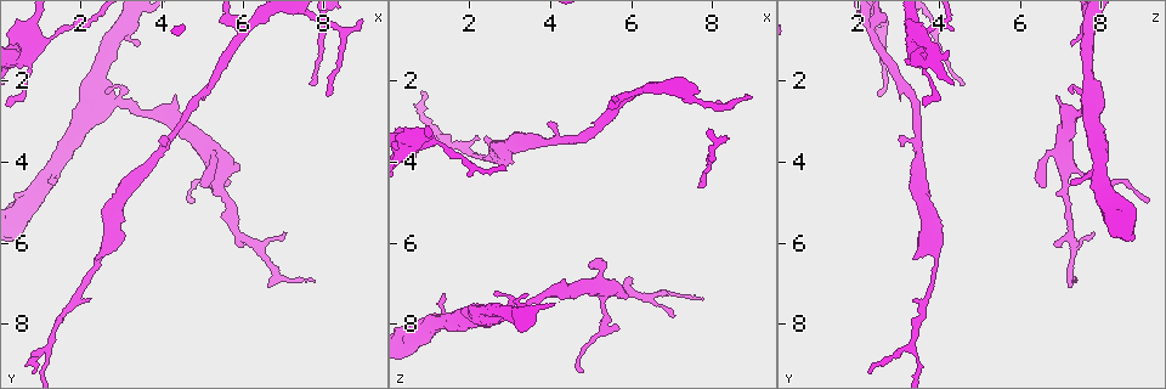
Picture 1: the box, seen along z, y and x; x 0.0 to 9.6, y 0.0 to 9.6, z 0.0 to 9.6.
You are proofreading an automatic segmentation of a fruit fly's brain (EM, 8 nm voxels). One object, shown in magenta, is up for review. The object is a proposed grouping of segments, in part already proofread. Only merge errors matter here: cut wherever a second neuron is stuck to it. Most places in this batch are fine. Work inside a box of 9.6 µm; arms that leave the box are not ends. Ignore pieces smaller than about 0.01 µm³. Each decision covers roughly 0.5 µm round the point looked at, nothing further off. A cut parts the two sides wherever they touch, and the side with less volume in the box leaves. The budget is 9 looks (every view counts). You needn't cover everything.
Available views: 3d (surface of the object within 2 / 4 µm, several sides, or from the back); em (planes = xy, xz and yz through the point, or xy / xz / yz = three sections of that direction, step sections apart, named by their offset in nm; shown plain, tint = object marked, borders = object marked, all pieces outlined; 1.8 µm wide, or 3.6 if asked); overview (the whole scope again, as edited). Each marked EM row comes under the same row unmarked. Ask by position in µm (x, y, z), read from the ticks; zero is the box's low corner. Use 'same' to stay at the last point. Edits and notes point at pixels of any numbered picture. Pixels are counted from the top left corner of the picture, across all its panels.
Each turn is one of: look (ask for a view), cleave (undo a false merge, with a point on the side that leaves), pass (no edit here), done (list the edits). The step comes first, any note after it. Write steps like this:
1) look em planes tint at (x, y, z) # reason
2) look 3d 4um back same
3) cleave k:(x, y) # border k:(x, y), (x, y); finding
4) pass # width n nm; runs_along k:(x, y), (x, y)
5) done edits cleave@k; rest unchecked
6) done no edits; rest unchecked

look em planes borders at (0.75, 0.90, 3.35) # abrupt turn

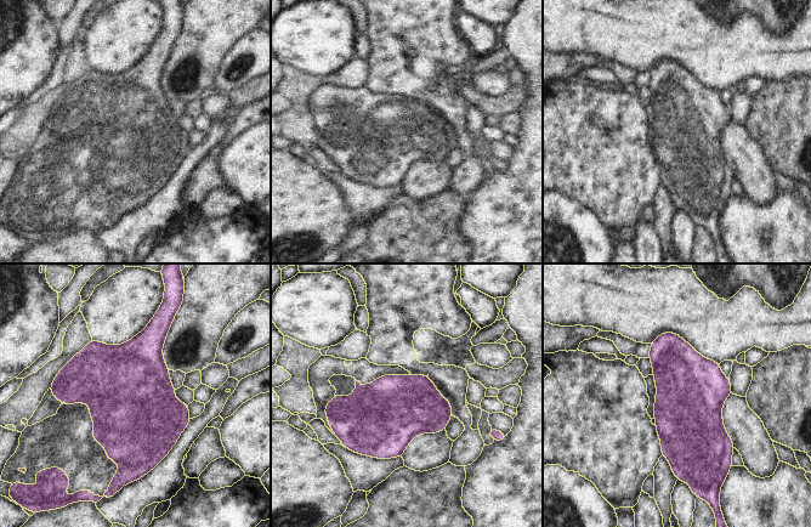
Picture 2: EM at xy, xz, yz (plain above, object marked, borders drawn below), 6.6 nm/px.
pass # one neuron here

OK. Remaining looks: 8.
look 3d 4um at (1.30, 4.25, 7.90) # a fork

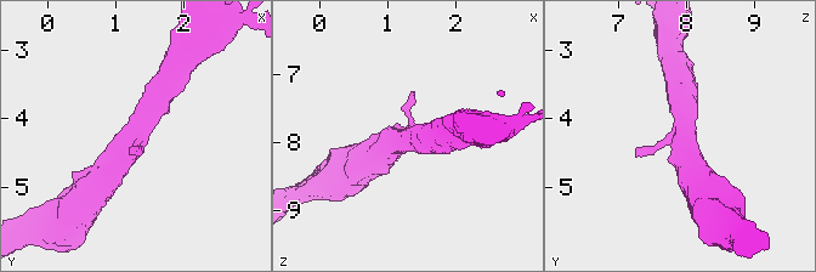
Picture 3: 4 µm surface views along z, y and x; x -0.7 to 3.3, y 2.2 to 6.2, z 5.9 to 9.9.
look em xy step 8 borders at (1.25, 4.25, 7.95) # shape alone is not enough

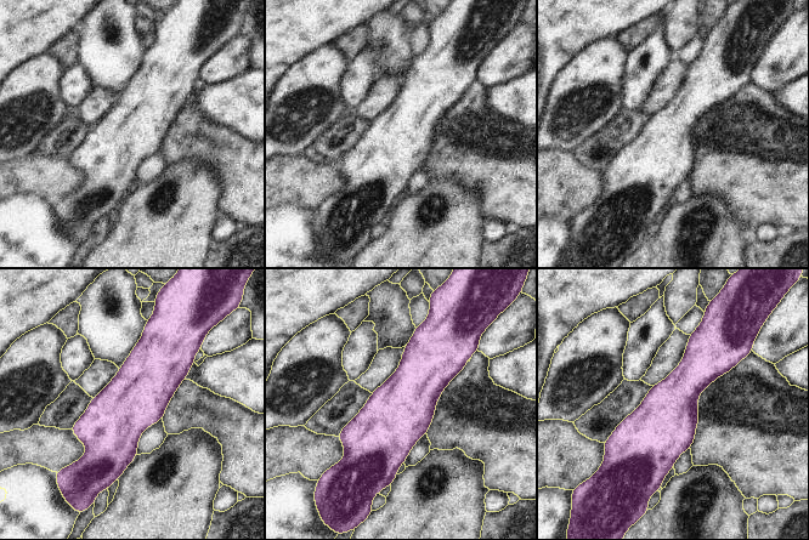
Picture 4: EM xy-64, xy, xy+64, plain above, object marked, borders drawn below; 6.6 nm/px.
pass # all the same neuron

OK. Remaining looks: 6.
look 3d 4um at (2.50, 2.60, 7.80) # three arms meet

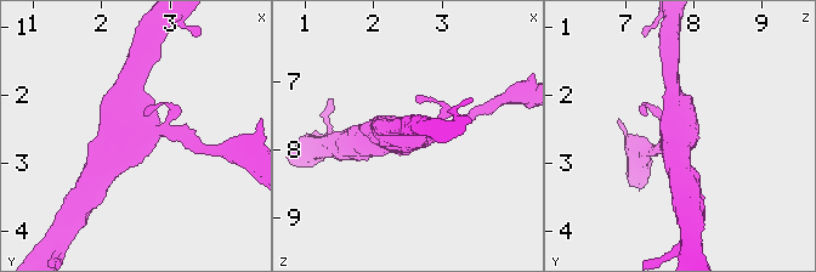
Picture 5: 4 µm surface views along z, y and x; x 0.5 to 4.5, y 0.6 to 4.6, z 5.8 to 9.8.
look em planes tint at (2.55, 2.60, 7.75)

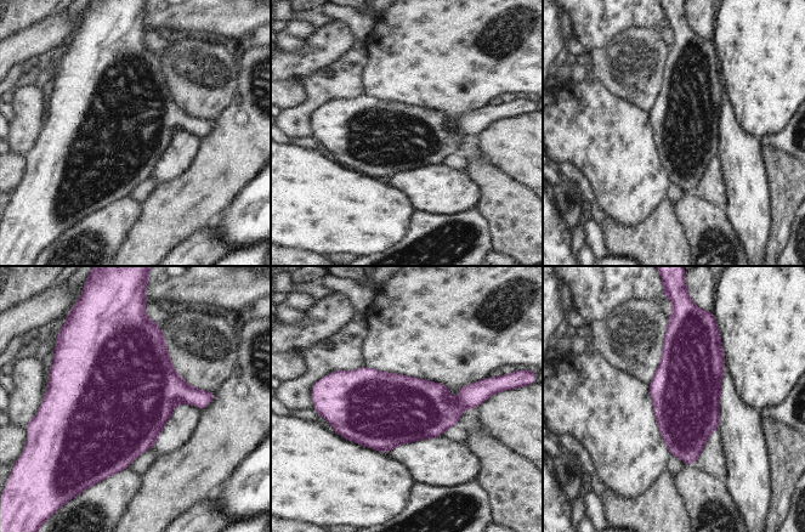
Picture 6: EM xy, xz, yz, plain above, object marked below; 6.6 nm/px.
pass # one neuron here

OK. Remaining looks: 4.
look 3d 2um at (6.00, 0.80, 2.30) # three-way junction

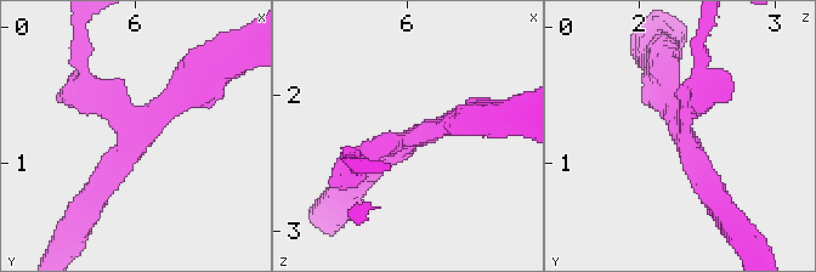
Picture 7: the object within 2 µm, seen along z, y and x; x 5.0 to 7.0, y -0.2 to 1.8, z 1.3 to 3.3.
look em 3.6um xz step 8 tint at (6.08, 0.74, 2.30) # arms 3; arm_widths 170, 220, 280 nm

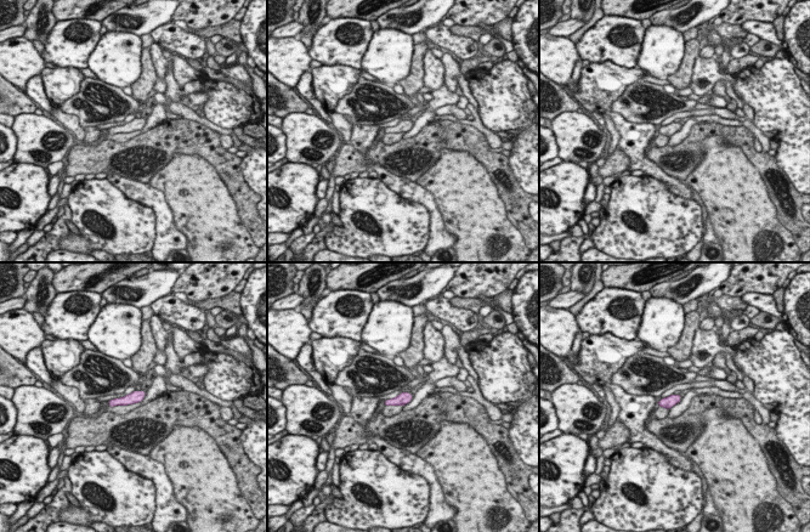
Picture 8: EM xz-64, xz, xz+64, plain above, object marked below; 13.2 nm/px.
look em 3.6um yz step 8 tint same # another direction

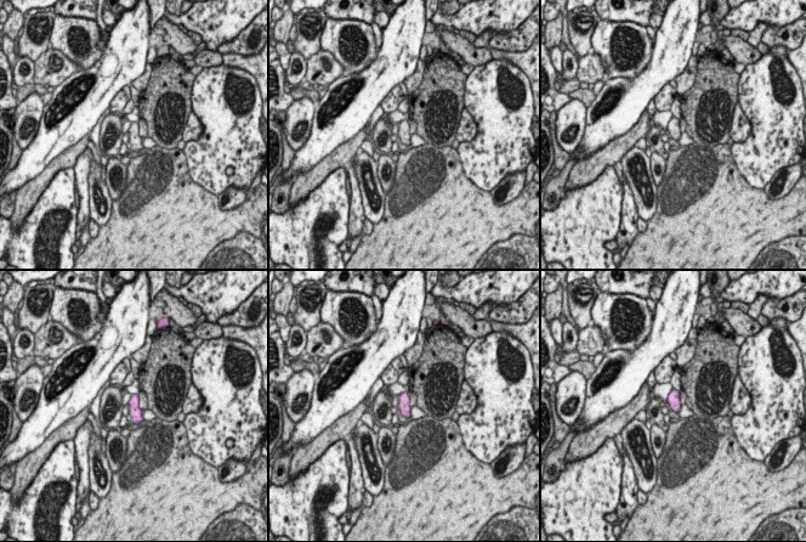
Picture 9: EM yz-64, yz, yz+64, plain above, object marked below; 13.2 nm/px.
pass # width 160 nm; one neuron here

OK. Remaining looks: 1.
done no edits; rest unchecked

